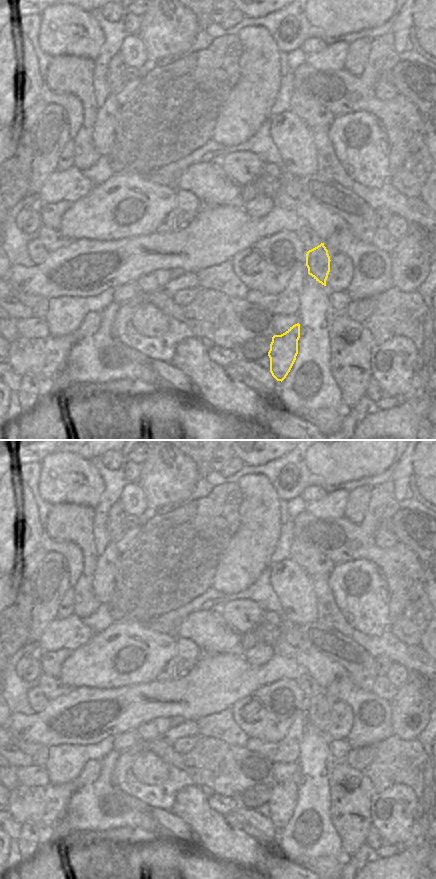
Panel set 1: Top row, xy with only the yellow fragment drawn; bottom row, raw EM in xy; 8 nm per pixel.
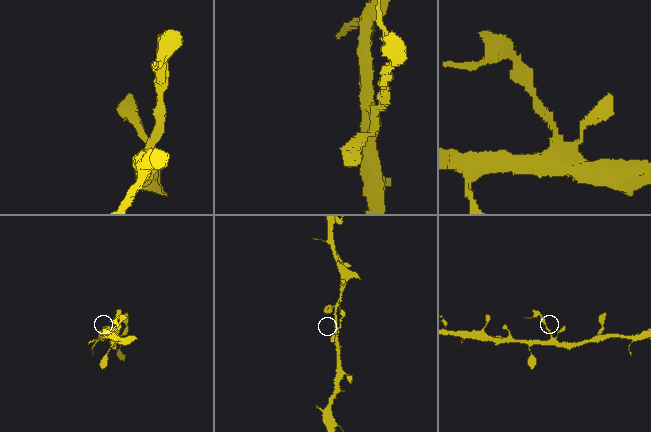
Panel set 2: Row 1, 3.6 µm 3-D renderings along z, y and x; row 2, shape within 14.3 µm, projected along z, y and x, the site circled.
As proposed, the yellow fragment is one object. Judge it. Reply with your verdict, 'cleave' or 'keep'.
cleave

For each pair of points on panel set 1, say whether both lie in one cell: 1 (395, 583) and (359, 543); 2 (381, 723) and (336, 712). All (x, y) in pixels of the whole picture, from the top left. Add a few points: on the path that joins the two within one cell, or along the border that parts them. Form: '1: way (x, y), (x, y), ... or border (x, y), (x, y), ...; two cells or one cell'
1: way (392, 572), (370, 551); one cell
2: border (339, 699), (351, 708), (353, 716), (345, 738); two cells

